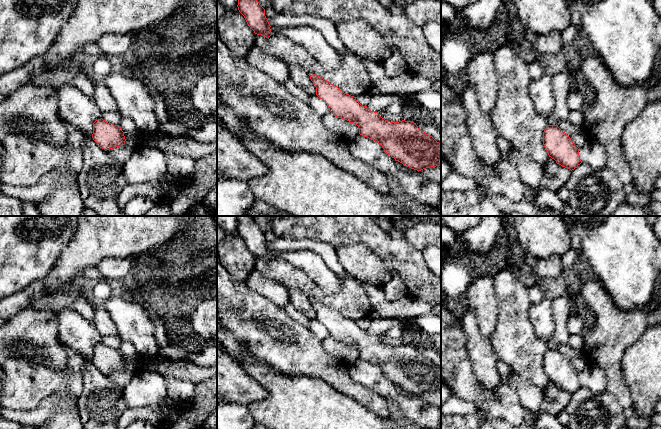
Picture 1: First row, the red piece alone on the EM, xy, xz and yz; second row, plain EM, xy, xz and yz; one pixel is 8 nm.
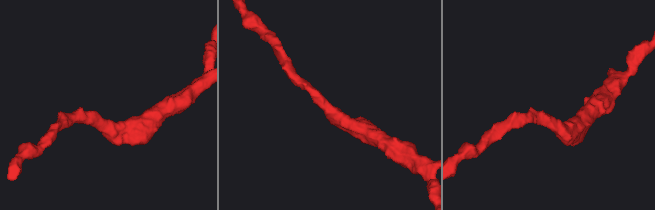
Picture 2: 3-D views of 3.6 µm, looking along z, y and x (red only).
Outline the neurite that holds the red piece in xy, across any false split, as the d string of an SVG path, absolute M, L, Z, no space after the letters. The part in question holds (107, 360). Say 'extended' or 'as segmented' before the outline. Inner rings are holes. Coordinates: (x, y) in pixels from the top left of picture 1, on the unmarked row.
as segmented; M102 342L93 347L92 362L105 375L123 370L126 365L124 356L119 349L108 347Z

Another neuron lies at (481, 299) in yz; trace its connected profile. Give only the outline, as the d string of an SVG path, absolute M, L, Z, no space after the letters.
M479 277L471 282L466 293L468 308L475 315L475 319L482 336L490 338L497 324L498 302L495 295L493 277Z

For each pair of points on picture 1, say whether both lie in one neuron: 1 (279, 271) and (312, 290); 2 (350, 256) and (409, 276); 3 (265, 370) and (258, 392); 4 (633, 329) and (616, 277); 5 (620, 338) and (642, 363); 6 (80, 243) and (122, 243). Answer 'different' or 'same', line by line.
1: same
2: same
3: different
4: different
5: different
6: same

